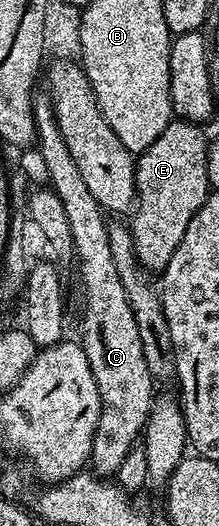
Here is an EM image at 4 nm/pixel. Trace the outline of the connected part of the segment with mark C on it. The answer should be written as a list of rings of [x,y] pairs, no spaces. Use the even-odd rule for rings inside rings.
[[[40,93],[33,98],[32,112],[36,126],[35,146],[40,149],[49,173],[48,183],[51,191],[65,206],[70,232],[73,237],[75,262],[80,263],[80,283],[84,286],[84,339],[82,346],[86,361],[94,373],[100,398],[98,429],[94,433],[90,467],[101,477],[115,476],[122,465],[126,453],[137,446],[144,427],[148,424],[148,414],[154,398],[154,380],[150,369],[146,369],[146,356],[142,353],[142,341],[138,338],[138,325],[134,313],[130,313],[130,301],[126,301],[126,289],[122,289],[122,277],[114,266],[116,251],[108,236],[108,223],[105,212],[94,201],[90,189],[62,141],[62,129],[54,117],[52,100]]]

